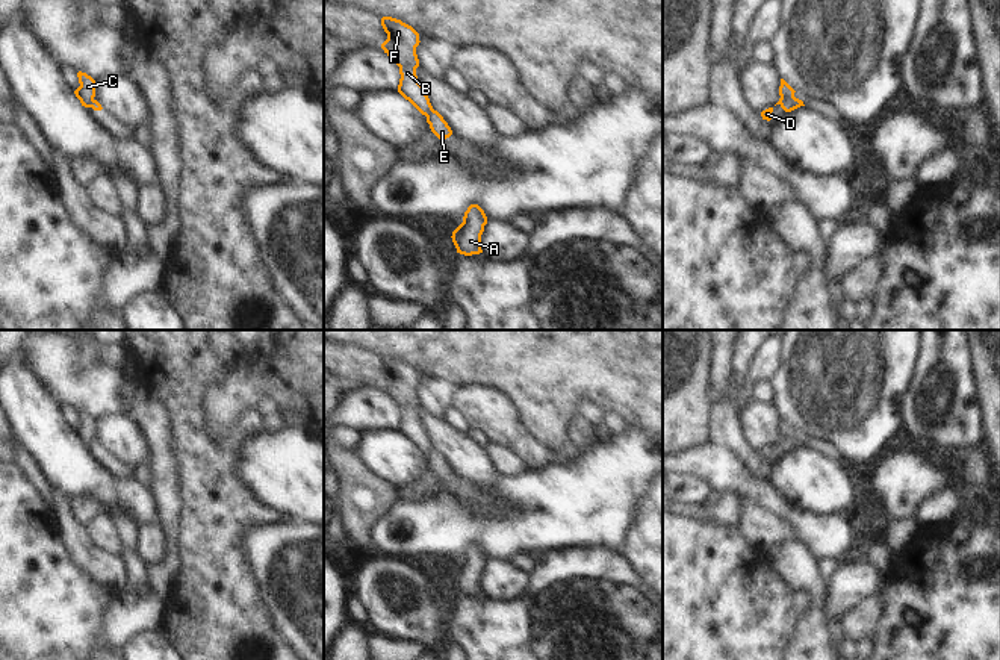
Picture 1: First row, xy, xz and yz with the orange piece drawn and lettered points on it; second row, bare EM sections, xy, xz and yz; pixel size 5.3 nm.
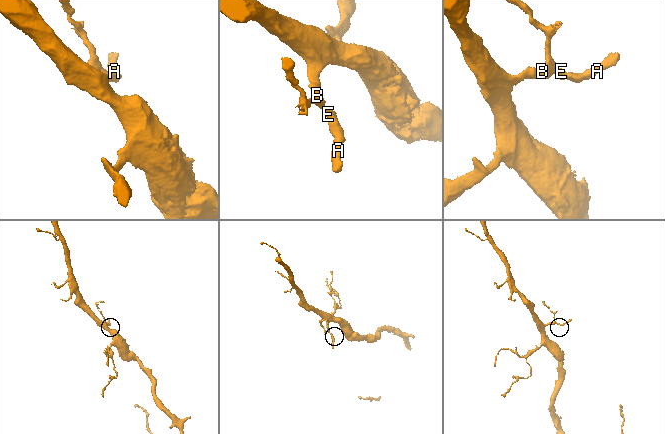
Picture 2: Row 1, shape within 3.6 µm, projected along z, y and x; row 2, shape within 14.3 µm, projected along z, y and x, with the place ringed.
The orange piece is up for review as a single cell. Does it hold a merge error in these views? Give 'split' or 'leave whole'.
split

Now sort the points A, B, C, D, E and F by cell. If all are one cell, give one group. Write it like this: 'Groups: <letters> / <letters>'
Groups: A E / B C D F.

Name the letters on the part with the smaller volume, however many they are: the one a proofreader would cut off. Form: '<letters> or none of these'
A, E

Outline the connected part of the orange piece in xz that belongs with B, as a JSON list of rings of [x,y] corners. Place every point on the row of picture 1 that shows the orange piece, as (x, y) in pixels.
[[[383,17],[381,26],[387,33],[381,48],[399,67],[398,92],[427,117],[433,106],[416,76],[416,68],[419,67],[416,54],[416,47],[421,42],[419,33],[411,26],[392,17]]]

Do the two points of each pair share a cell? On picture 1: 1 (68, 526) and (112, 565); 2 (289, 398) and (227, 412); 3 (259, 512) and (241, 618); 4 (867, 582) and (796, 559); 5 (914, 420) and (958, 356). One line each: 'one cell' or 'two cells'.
1: one cell
2: one cell
3: one cell
4: two cells
5: one cell

